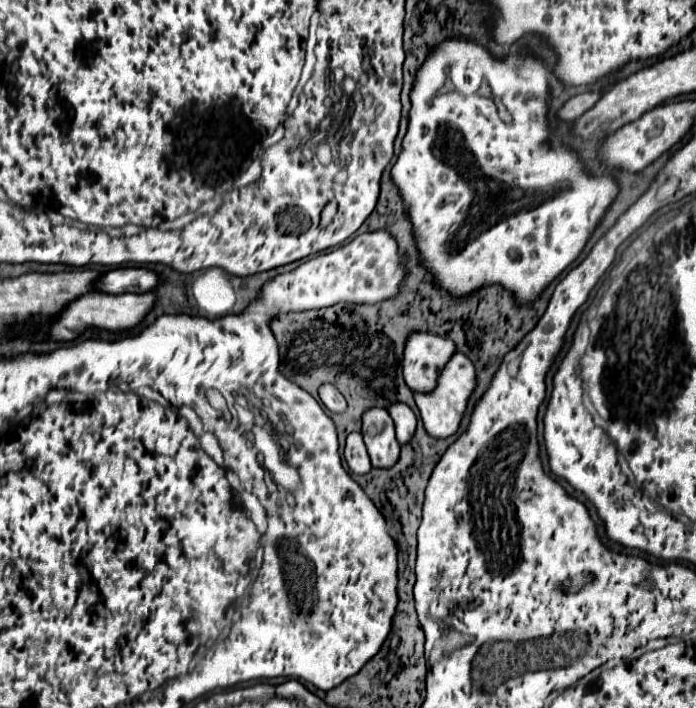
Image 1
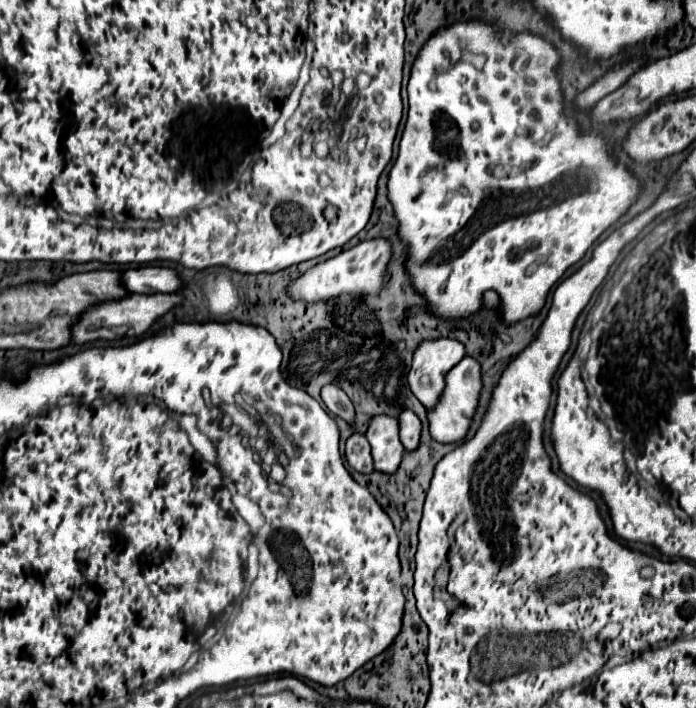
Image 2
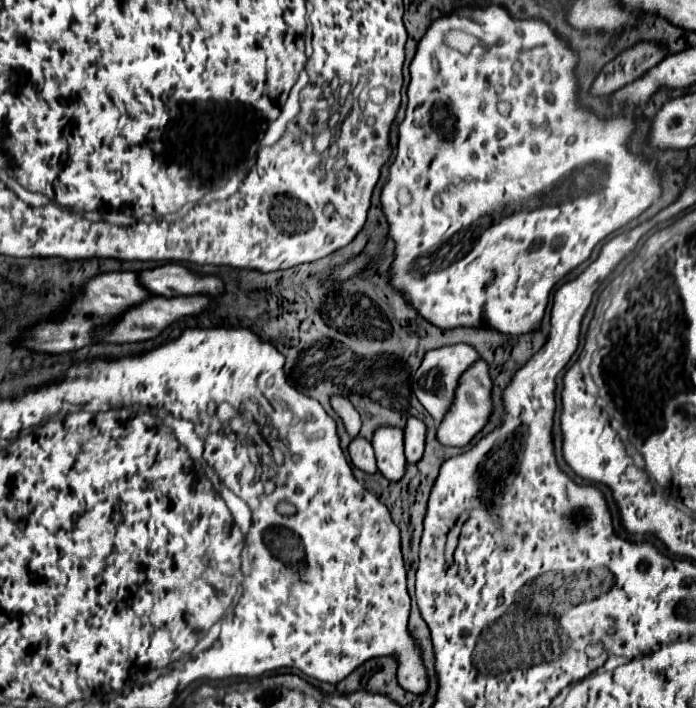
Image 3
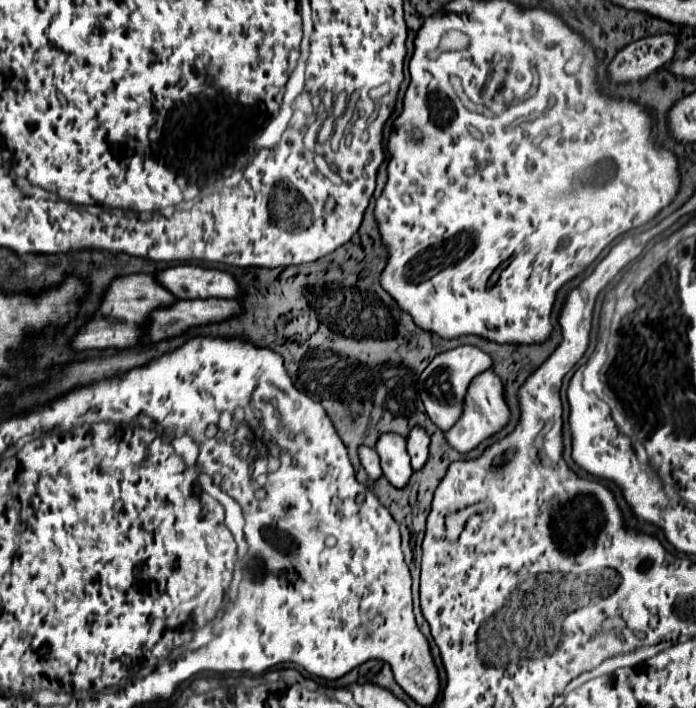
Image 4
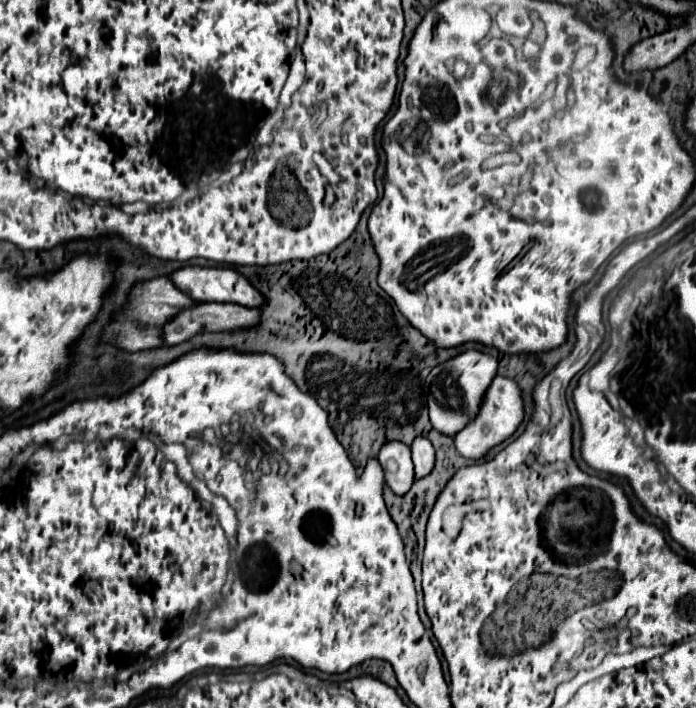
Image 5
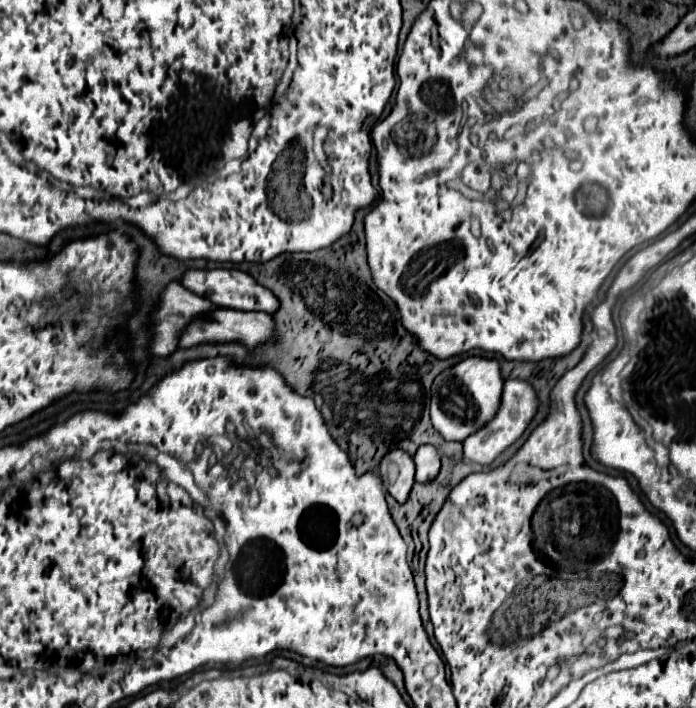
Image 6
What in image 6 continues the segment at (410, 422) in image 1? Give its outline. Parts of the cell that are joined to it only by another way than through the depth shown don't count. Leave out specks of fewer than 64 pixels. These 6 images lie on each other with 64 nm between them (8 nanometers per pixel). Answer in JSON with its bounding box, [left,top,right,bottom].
[414,444,440,482]

